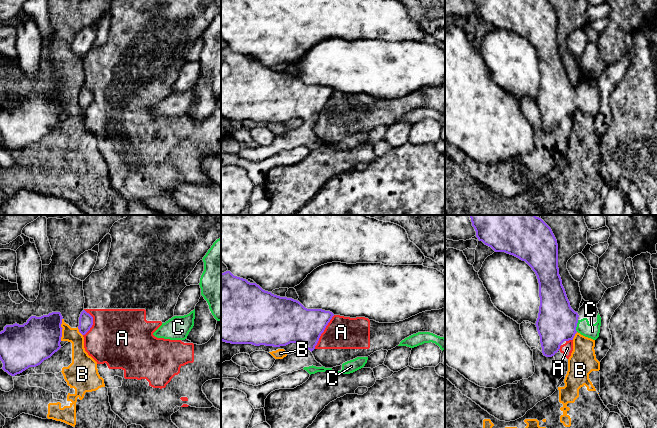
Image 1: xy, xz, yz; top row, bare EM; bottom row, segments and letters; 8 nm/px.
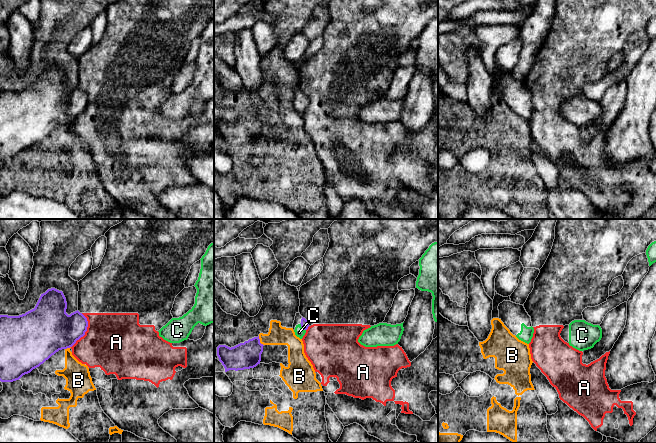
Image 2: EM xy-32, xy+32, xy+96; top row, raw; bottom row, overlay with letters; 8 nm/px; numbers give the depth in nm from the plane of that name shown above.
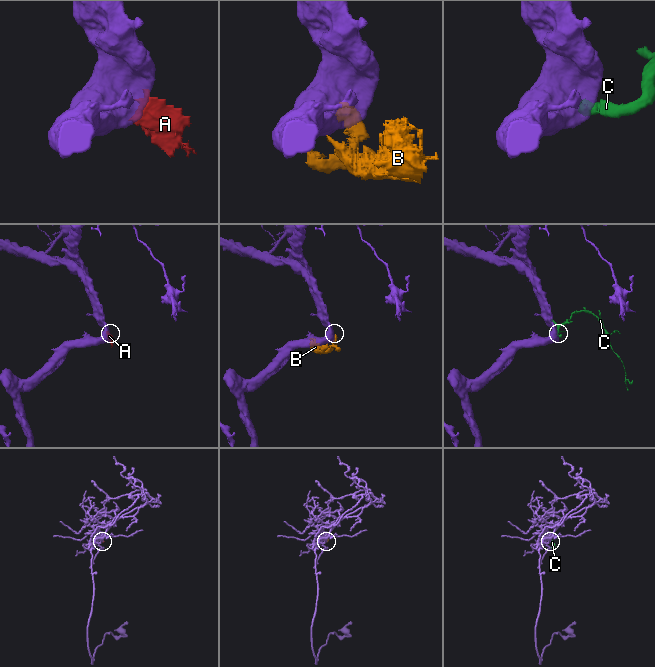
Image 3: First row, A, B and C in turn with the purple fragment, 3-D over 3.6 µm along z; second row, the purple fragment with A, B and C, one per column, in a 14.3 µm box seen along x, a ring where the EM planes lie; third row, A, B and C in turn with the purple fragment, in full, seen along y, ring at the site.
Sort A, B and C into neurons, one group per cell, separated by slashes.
A / B / C

